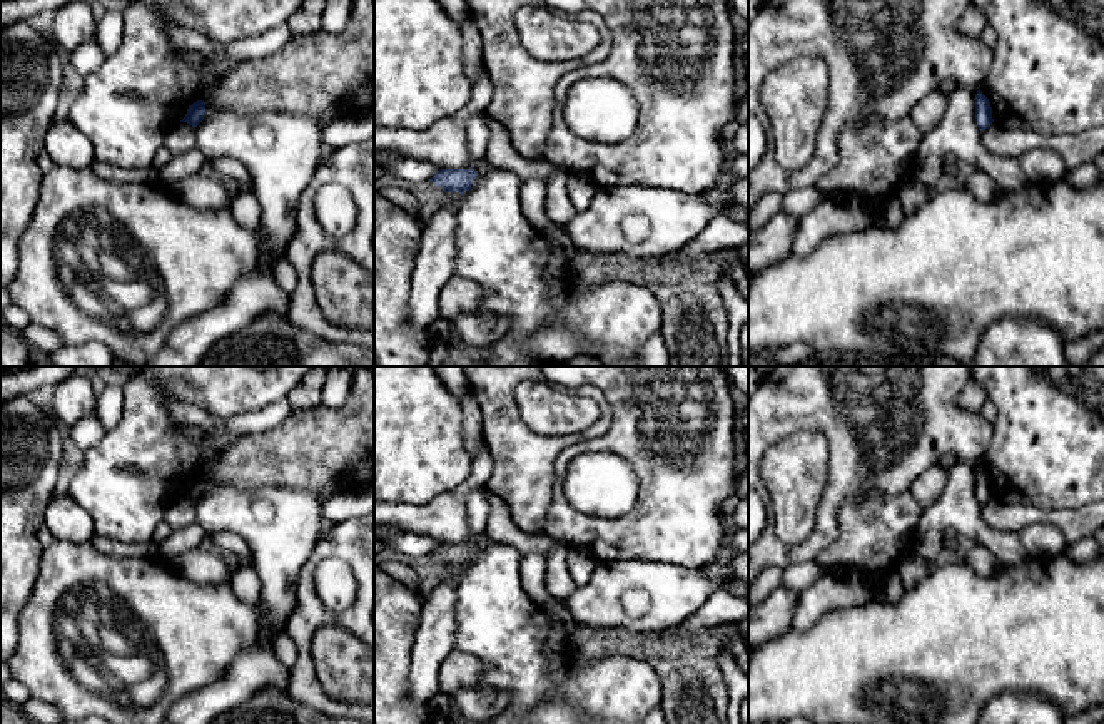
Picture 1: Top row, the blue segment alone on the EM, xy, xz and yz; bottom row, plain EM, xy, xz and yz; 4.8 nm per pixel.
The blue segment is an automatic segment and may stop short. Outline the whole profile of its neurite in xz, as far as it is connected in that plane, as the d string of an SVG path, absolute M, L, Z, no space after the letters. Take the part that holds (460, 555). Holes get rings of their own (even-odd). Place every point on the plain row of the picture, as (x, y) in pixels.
M441 543L429 555L444 567L459 567L461 570L471 563L478 545L474 543Z

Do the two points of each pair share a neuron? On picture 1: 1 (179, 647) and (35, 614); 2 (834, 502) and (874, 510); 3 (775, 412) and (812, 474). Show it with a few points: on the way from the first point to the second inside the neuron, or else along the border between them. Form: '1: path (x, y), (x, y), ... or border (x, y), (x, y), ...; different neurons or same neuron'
1: path (147, 609), (114, 576), (70, 576); same neuron
2: border (879, 490), (840, 507), (840, 534), (832, 542); different neurons
3: border (827, 438), (819, 432), (797, 430), (765, 450); different neurons

